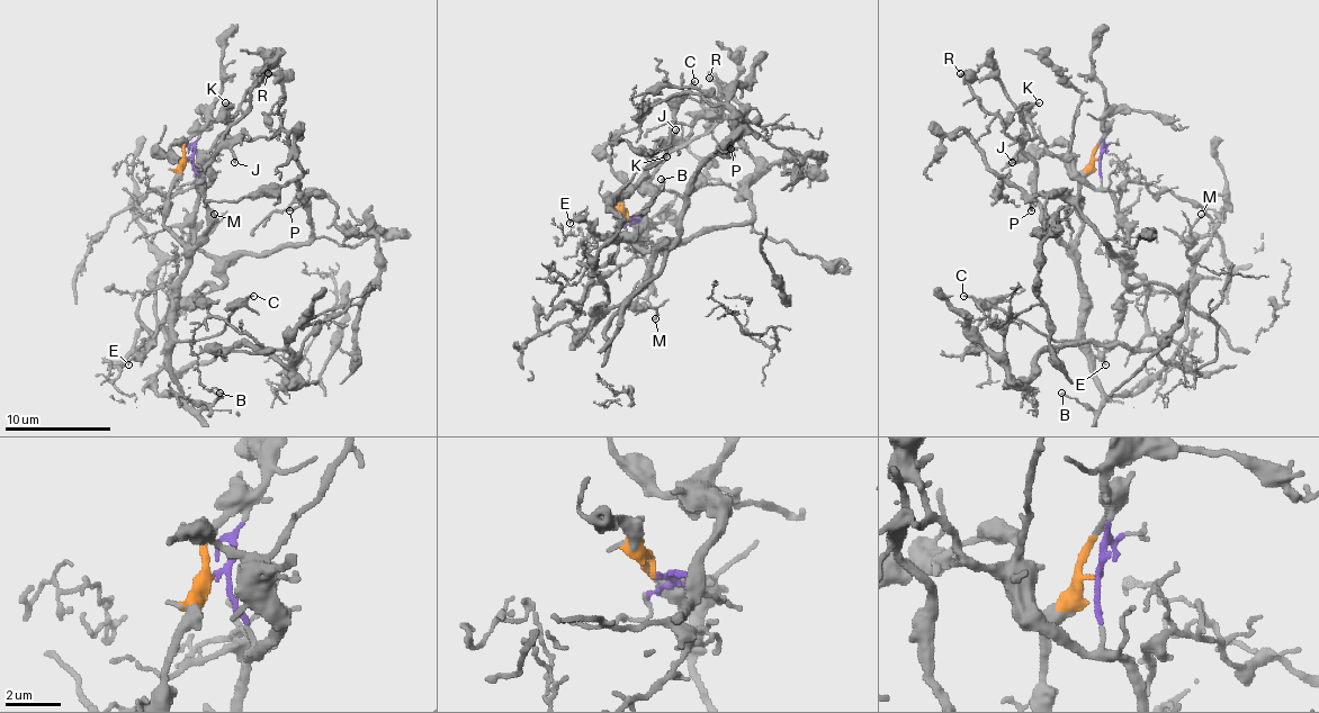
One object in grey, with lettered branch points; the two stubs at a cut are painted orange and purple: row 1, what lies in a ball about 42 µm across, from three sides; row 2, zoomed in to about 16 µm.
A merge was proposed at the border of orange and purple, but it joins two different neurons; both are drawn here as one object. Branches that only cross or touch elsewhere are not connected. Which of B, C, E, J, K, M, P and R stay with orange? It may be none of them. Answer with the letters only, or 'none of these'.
B, C, J, M

